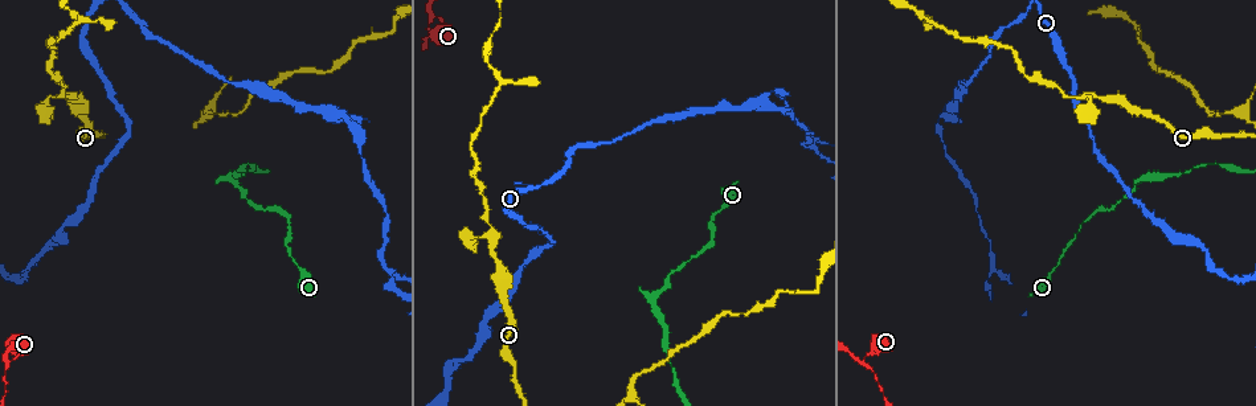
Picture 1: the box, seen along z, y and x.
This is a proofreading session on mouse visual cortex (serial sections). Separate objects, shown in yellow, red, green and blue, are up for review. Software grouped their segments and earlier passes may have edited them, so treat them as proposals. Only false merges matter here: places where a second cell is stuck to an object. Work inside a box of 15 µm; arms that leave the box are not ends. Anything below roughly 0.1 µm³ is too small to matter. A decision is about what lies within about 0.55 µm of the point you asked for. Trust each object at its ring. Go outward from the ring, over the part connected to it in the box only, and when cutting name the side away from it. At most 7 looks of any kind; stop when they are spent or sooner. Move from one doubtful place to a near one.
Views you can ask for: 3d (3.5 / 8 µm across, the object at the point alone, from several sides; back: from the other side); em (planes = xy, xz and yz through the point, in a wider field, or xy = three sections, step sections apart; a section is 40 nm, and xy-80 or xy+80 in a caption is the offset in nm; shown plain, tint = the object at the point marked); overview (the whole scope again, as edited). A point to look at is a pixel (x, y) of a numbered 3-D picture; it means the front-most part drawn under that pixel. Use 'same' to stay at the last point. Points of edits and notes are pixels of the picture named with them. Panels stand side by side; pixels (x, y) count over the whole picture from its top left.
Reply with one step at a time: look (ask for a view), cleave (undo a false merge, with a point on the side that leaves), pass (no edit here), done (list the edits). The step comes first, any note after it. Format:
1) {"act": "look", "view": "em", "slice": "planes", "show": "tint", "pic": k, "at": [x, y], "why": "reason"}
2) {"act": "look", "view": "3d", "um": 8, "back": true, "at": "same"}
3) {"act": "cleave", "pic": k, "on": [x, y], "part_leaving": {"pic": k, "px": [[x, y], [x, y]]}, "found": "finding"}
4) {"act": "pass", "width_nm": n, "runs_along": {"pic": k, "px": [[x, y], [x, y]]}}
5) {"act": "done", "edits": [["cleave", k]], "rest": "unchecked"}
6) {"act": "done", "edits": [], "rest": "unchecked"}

{"act": "look", "view": "em", "slice": "xy", "step": 1, "show": "tint", "pic": 1, "at": [659, 291], "why": "narrows sharply"}

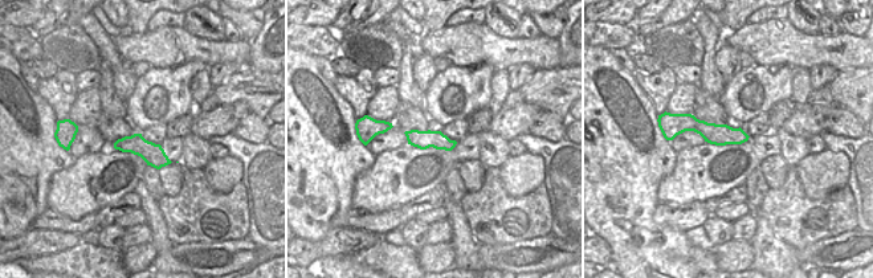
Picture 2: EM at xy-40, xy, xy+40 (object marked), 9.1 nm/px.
{"act": "look", "view": "3d", "um": 3.5, "at": "same"}

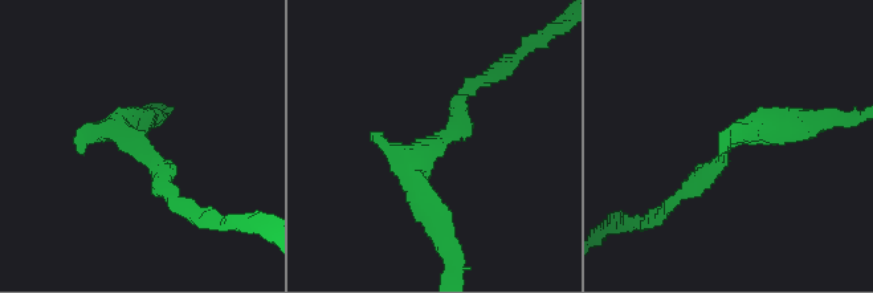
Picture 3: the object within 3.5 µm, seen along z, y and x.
{"act": "pass", "runs_along": {"pic": 2, "px": [[676, 127], [743, 138]]}, "found": "all the same cell"}

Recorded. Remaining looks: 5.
{"act": "look", "view": "3d", "um": 8, "pic": 1, "at": [9, 363]}

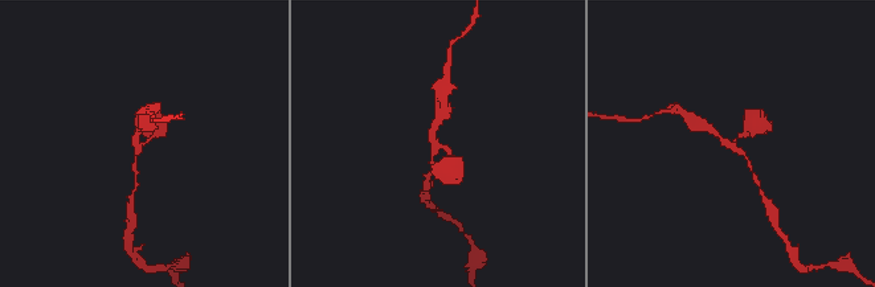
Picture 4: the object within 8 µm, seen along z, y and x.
{"act": "look", "view": "3d", "um": 3.5, "pic": 4, "at": [435, 147]}

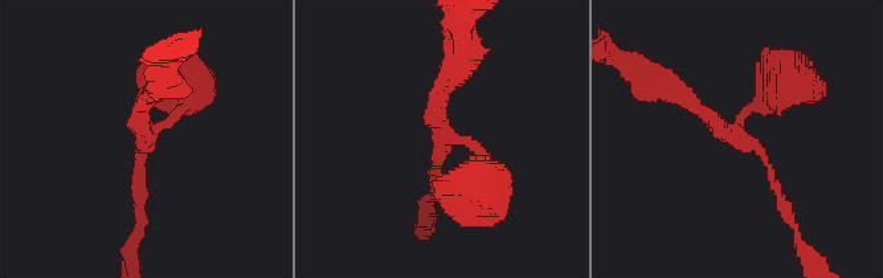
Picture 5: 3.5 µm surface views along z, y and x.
{"act": "look", "view": "em", "slice": "planes", "show": "tint", "pic": 5, "at": [737, 131]}

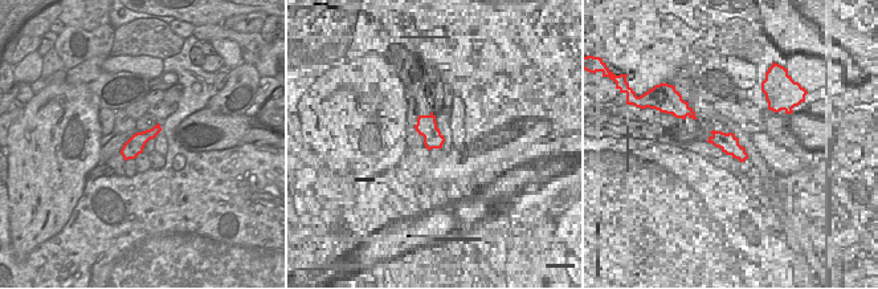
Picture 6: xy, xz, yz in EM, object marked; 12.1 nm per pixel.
{"act": "pass", "width_nm": 220, "runs_along": {"pic": 5, "px": [[483, 184], [479, 154], [438, 121], [454, 69]]}, "found": "one cell here"}

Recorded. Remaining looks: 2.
{"act": "done", "edits": [], "rest": "unchecked"}

